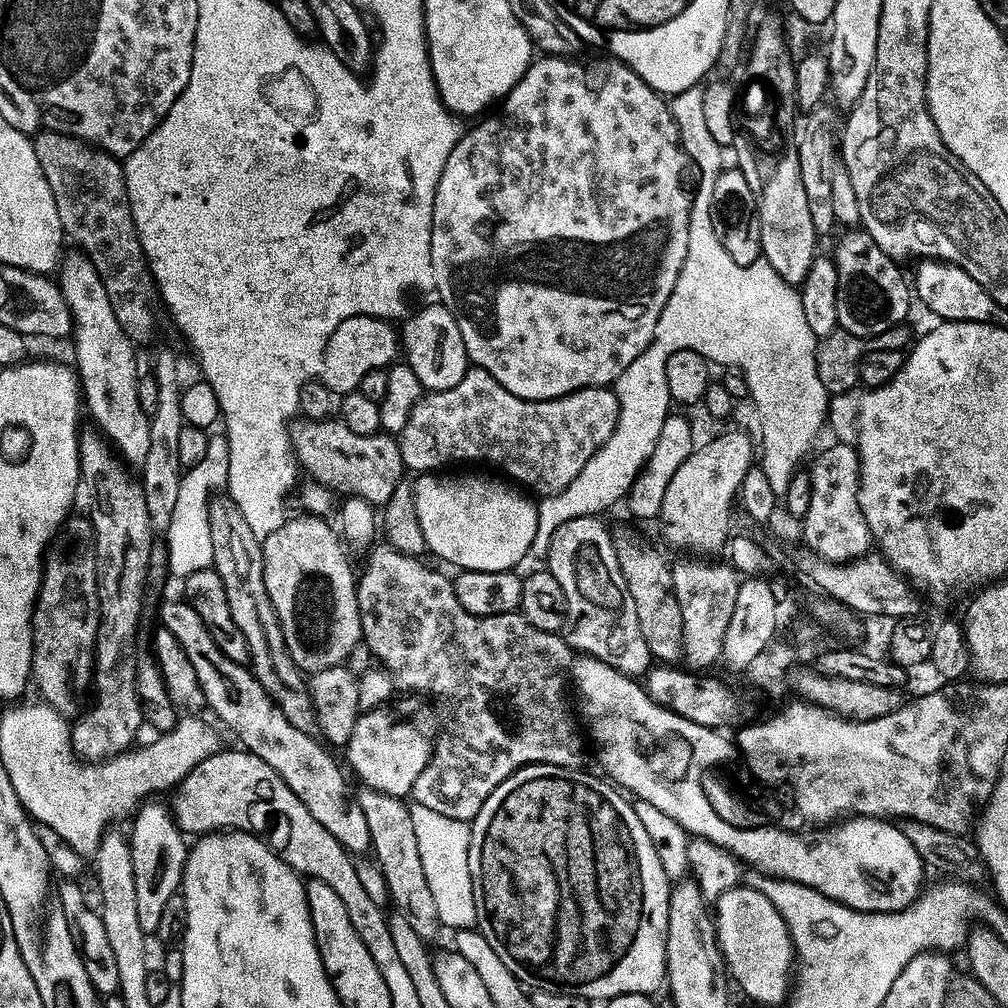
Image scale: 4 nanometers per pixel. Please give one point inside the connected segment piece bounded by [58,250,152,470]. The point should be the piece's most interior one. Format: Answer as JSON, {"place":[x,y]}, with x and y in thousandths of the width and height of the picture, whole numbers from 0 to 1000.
{"place":[105,353]}

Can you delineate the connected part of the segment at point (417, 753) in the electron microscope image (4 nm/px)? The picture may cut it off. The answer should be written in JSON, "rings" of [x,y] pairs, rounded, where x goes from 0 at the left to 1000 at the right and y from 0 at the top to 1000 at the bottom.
{"rings":[[[406,691],[396,698],[395,704],[383,702],[358,709],[350,726],[350,732],[343,741],[346,758],[344,761],[346,763],[349,761],[353,765],[354,772],[363,781],[370,782],[381,790],[410,789],[415,772],[419,772],[419,764],[423,764],[423,760],[429,755],[429,748],[433,744],[435,731],[438,726],[436,705],[424,693]]]}

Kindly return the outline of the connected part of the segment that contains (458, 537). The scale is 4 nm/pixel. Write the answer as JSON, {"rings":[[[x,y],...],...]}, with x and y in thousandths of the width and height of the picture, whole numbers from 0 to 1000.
{"rings":[[[421,470],[412,477],[415,518],[419,518],[419,530],[423,530],[425,548],[435,555],[449,560],[452,565],[461,567],[507,567],[528,551],[530,534],[534,534],[535,503],[503,484],[503,479],[483,476],[480,472],[440,472],[444,470]]]}

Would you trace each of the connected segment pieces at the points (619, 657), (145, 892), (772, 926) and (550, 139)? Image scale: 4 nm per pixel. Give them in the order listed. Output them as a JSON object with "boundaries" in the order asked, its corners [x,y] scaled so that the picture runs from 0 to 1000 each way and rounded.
{"boundaries":[[[[589,512],[562,518],[562,522],[558,522],[558,526],[554,526],[546,538],[542,563],[554,575],[561,589],[562,634],[568,648],[588,651],[590,655],[612,663],[624,673],[639,673],[649,663],[649,652],[645,641],[641,641],[641,633],[637,633],[637,621],[633,621],[633,605],[629,605],[629,593],[625,593],[621,573],[617,573],[613,549],[607,540],[607,529],[604,521],[599,521],[599,518]]],[[[149,796],[149,804],[140,801],[136,805],[131,829],[129,825],[129,836],[137,889],[137,915],[141,915],[141,923],[144,927],[157,925],[165,899],[173,897],[180,884],[183,875],[183,860],[187,857],[188,848],[188,837],[183,833],[186,833],[184,826],[180,825],[170,805],[159,808],[155,804],[155,796]]],[[[753,880],[726,881],[723,885],[716,886],[710,901],[708,899],[708,914],[713,947],[716,949],[717,955],[722,955],[727,970],[738,979],[739,986],[754,996],[775,995],[774,997],[777,997],[784,982],[782,963],[785,962],[786,956],[788,960],[788,938],[782,917],[768,899],[768,895],[764,895],[764,891],[760,891],[760,887],[755,885]]],[[[546,55],[533,59],[518,77],[518,81],[514,81],[514,85],[510,85],[508,92],[498,100],[498,106],[495,108],[497,111],[489,119],[477,118],[475,120],[477,123],[469,131],[468,128],[461,130],[454,145],[450,145],[450,153],[446,153],[446,161],[442,161],[438,181],[435,181],[435,192],[431,196],[431,228],[429,229],[427,248],[429,249],[429,263],[433,273],[433,290],[436,297],[450,312],[450,315],[454,319],[454,327],[458,327],[458,339],[462,339],[465,358],[471,364],[481,365],[497,383],[506,387],[506,391],[519,397],[553,397],[559,393],[567,393],[571,389],[576,389],[578,385],[601,385],[610,382],[616,371],[625,363],[629,363],[629,359],[633,359],[633,355],[640,347],[651,340],[653,319],[661,308],[661,300],[665,300],[665,296],[669,292],[669,284],[673,284],[677,264],[681,264],[681,248],[685,248],[685,208],[687,207],[688,191],[685,187],[679,184],[681,156],[678,147],[675,146],[675,130],[667,116],[664,100],[649,90],[644,83],[637,81],[637,77],[633,73],[629,73],[629,69],[625,69],[613,60],[604,59],[603,64],[593,68],[591,75],[585,76],[584,79],[582,73],[569,61],[571,60],[567,58]]]]}

